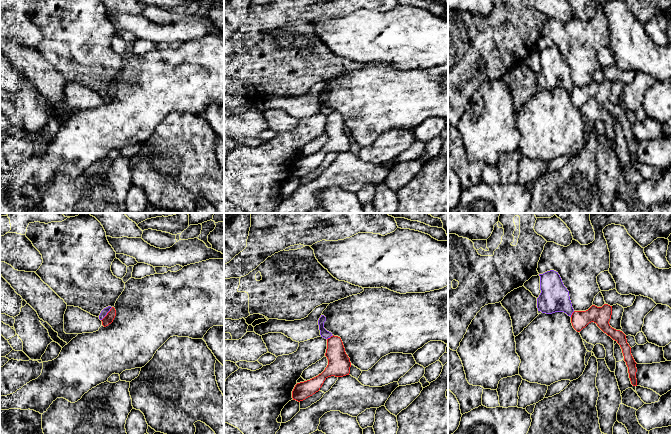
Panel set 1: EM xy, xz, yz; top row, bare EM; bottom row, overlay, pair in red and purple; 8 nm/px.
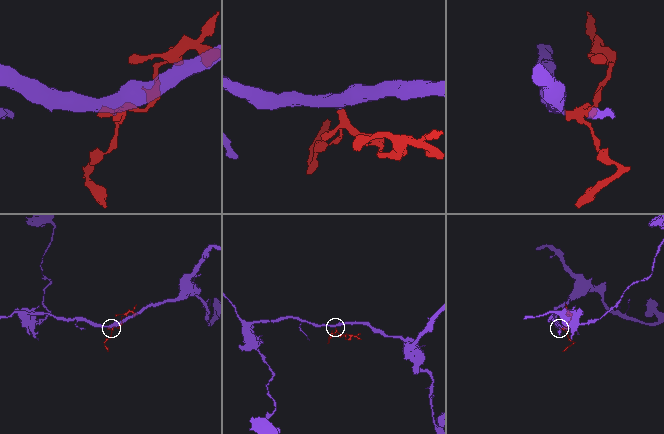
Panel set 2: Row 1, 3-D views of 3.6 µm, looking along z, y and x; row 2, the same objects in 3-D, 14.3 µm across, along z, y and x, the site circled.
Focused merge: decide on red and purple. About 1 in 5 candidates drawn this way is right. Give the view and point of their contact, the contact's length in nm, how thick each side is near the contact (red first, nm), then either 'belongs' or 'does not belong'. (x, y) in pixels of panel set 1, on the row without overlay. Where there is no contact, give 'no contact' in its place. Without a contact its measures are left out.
contact xy (107, 90); length 140 nm; calibres 80 and 50 nm; does not belong

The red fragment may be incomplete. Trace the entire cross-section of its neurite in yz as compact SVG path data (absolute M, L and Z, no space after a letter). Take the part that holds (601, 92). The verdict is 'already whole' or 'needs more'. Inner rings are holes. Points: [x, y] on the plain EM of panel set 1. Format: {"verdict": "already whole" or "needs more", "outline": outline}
{"verdict": "already whole", "outline": "M604 80L602 83L592 81L586 87L574 87L571 91L571 99L573 104L580 108L589 99L594 98L597 102L621 123L624 132L624 137L628 143L629 154L633 162L637 162L636 155L636 138L631 130L631 123L627 119L626 111L612 104L609 100L612 91L612 82Z"}

